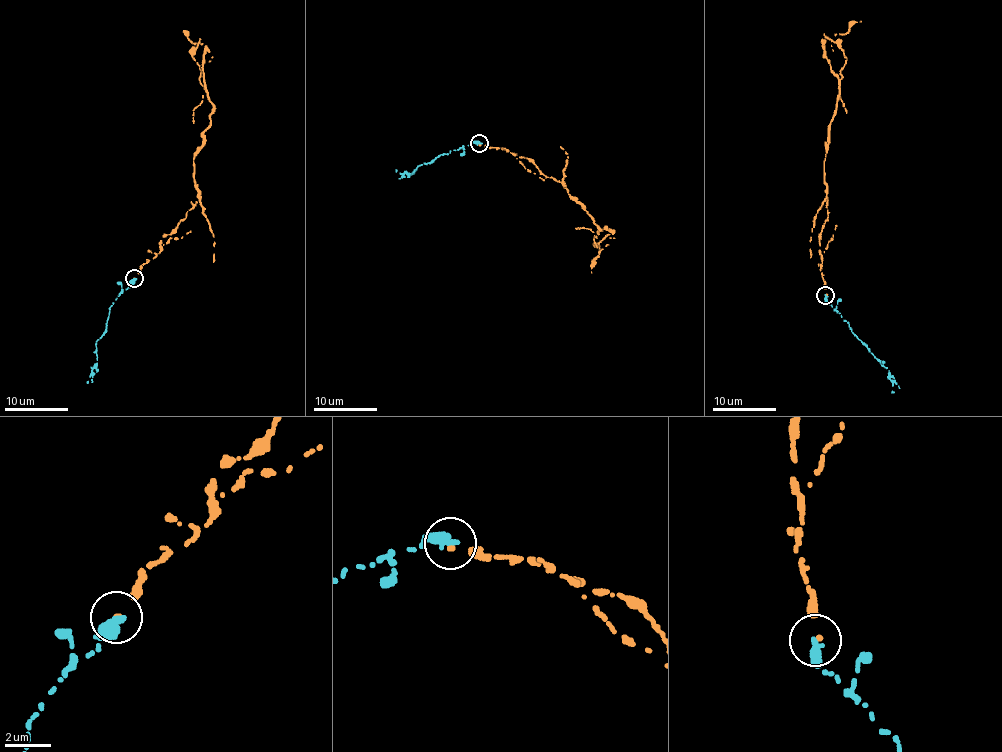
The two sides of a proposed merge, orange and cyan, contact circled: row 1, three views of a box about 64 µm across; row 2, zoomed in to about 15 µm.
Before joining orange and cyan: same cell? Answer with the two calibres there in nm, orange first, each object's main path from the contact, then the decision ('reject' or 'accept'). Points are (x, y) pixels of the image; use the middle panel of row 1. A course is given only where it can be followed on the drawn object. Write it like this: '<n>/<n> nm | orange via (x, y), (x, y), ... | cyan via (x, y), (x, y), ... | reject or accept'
140/440 nm | orange via (480, 144), (503, 147), (525, 157), (543, 175), (562, 182), (600, 231), (593, 239), (600, 250), (591, 272) | cyan via (480, 143), (474, 142), (445, 153), (416, 167), (411, 174), (395, 169) | reject

